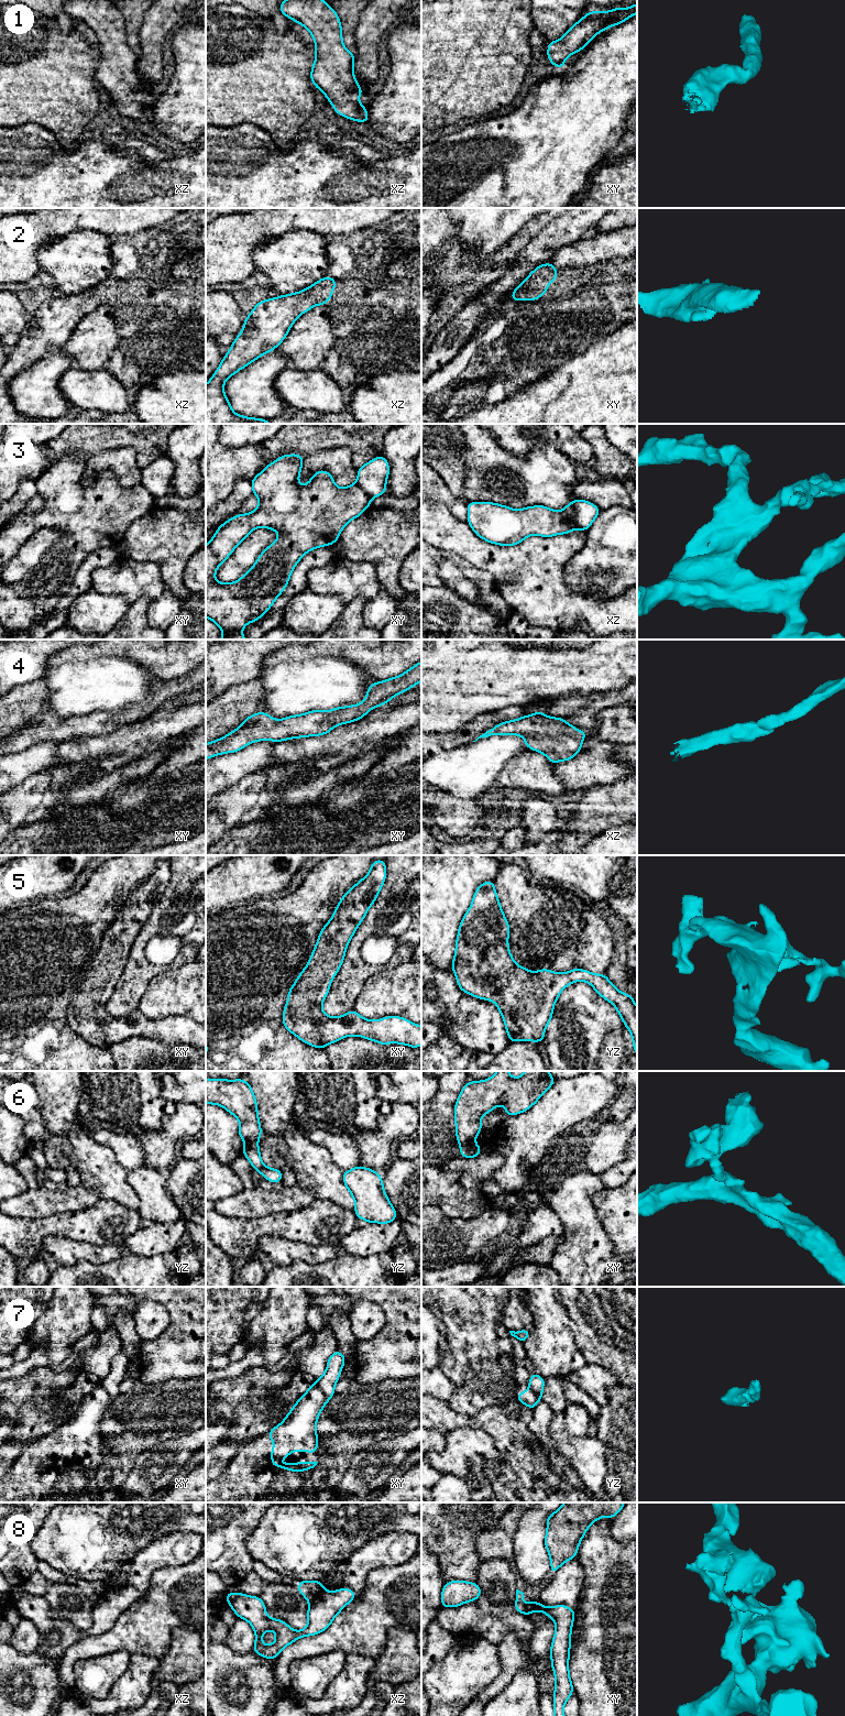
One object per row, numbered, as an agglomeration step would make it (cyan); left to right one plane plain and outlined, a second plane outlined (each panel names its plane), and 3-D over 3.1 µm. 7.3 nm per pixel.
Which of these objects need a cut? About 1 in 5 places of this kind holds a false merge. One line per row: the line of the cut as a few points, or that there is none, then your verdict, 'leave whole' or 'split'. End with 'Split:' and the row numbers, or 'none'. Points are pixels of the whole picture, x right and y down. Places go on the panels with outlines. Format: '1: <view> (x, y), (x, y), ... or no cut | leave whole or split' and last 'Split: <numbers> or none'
1: no cut | leave whole
2: no cut | leave whole
3: xz (573, 500), (578, 527) | split
4: no cut | leave whole
5: no cut | leave whole
6: yz (256, 1140), (245, 1143) | split
7: xy (316, 1380), (327, 1401) | split
8: xz (325, 1591), (309, 1606) | split
Split: 3, 6, 7, 8

